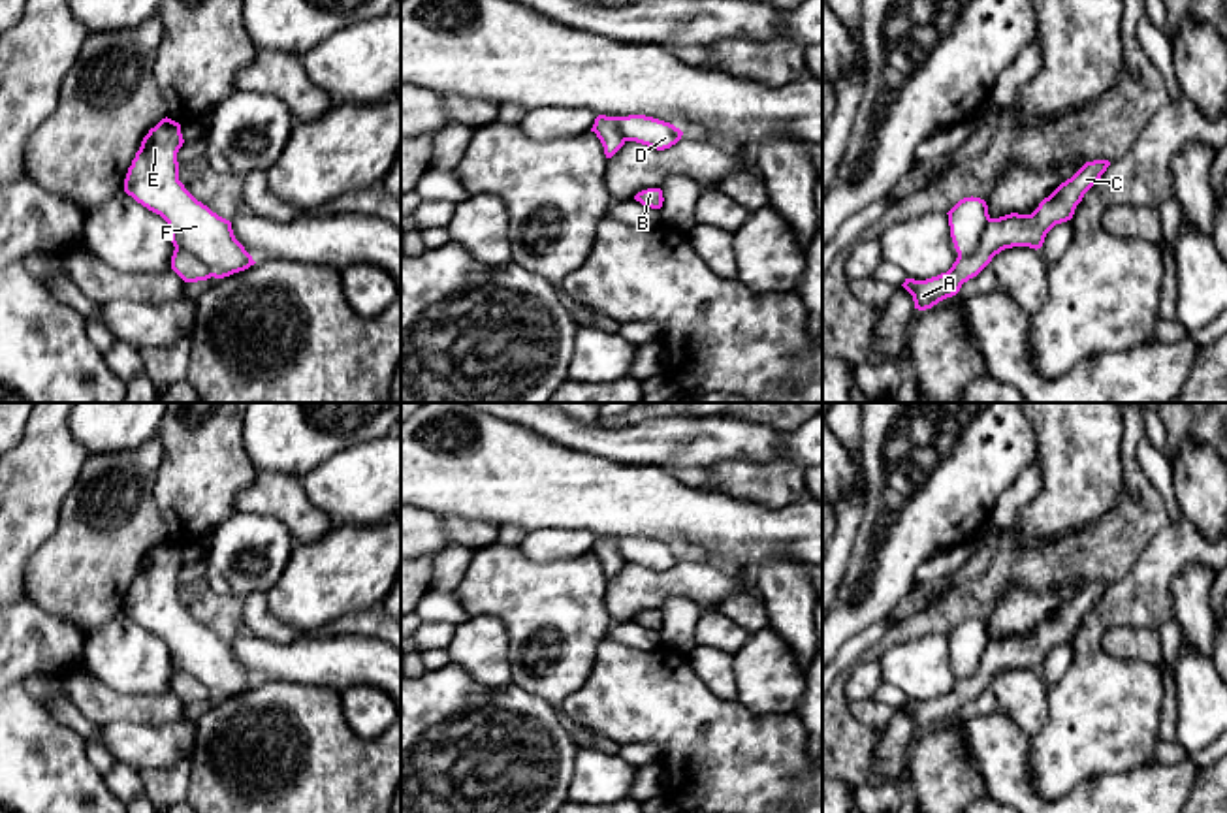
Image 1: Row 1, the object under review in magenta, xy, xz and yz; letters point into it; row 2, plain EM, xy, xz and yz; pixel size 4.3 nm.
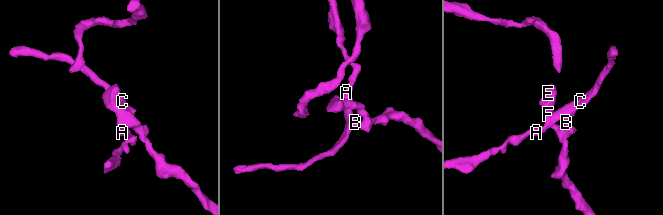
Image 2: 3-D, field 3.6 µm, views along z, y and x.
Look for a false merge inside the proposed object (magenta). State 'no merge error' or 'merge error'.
merge error

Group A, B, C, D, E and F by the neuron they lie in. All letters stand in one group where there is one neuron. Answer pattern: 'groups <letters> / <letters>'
groups A B C / D E F

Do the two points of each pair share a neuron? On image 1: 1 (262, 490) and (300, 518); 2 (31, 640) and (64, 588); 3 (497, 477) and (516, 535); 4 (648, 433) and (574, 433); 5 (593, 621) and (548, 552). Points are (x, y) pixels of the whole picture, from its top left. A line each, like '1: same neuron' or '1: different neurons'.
1: same neuron
2: different neurons
3: different neurons
4: same neuron
5: different neurons

